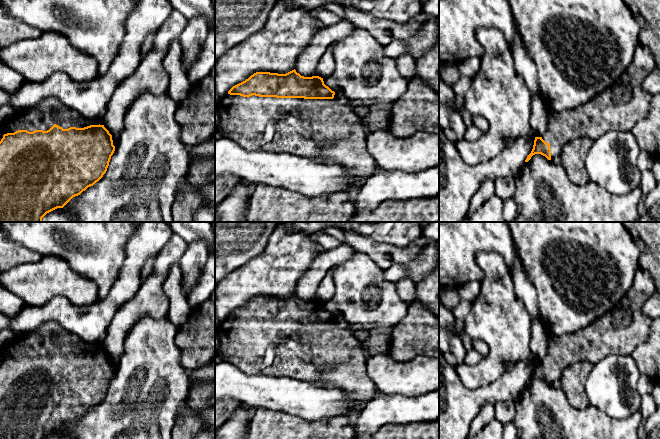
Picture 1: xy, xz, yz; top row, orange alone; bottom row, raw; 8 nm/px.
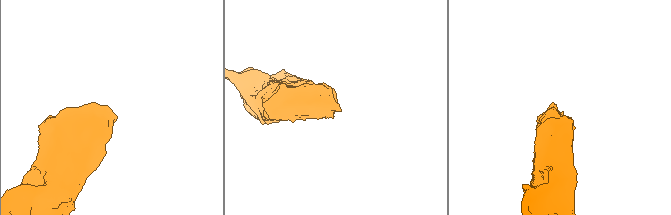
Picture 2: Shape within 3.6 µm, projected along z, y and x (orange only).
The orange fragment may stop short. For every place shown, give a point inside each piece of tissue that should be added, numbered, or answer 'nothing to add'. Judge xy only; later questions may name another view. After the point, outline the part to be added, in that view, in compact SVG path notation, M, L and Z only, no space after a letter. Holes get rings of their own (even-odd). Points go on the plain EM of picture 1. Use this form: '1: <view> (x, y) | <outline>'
1: xy (50, 335) | M46 322L37 329L16 335L15 338L0 349L2 358L14 357L18 354L49 354L54 348L68 353L84 352L90 349L103 349L101 345L83 342L77 335L64 329L57 322Z

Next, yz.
1: yz (619, 331) | M639 268L635 272L634 283L630 290L613 310L577 332L561 336L549 332L548 351L541 361L550 368L551 384L558 385L564 369L579 361L588 361L594 365L610 354L631 355L649 336L652 320L643 314L642 307L655 293L650 274Z

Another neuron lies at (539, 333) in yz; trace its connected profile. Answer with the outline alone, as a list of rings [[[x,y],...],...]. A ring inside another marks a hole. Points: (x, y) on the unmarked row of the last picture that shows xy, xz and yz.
[[[541,318],[532,319],[530,350],[535,361],[541,361],[548,351],[549,331]]]

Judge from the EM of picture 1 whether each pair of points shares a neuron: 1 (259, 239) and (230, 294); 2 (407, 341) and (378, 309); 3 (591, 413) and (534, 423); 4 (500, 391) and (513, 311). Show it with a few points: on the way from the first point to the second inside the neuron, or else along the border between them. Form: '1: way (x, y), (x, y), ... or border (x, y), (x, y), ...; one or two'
1: border (265, 247), (227, 275); two
2: border (408, 307), (407, 313), (391, 329); two
3: way (577, 426), (548, 427); one
4: border (505, 370), (497, 379), (483, 386); two

